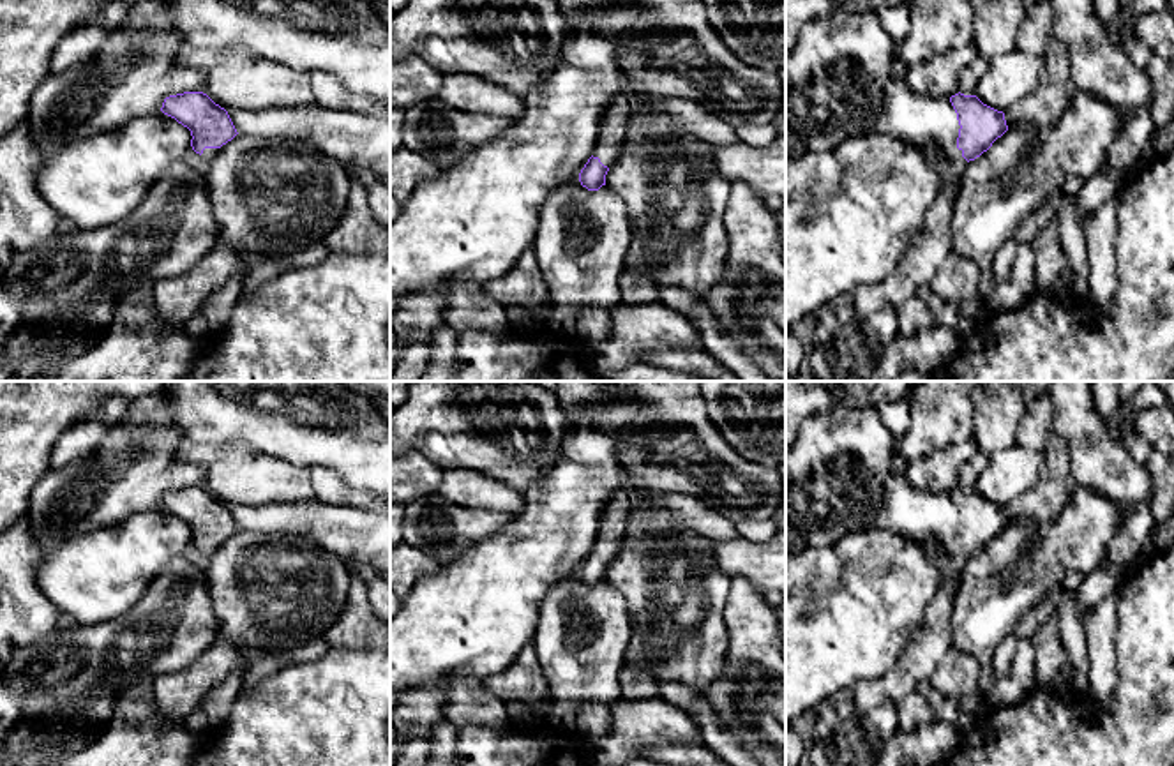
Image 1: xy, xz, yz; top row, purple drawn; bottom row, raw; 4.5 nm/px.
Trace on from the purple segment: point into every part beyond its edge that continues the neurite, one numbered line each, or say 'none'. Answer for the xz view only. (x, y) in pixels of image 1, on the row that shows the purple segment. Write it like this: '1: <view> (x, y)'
1: xz (611, 135)

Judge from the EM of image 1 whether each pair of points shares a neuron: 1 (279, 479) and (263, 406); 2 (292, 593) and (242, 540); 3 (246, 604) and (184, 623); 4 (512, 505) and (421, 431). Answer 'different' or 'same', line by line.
1: different
2: same
3: different
4: different

